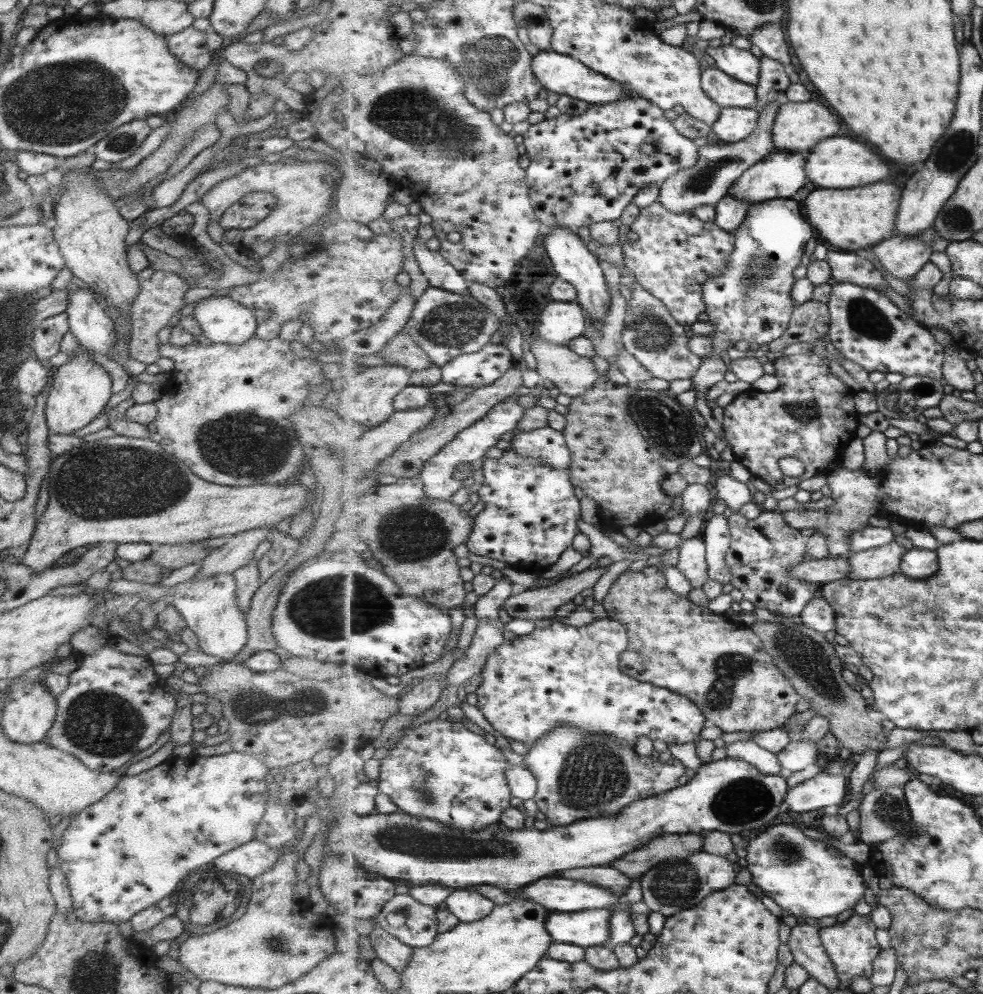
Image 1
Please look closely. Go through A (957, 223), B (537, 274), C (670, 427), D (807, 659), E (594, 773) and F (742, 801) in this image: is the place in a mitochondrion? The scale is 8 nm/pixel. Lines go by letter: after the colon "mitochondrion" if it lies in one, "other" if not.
A: mitochondrion
B: other
C: mitochondrion
D: mitochondrion
E: mitochondrion
F: mitochondrion

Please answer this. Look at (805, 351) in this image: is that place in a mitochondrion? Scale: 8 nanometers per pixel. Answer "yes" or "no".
no

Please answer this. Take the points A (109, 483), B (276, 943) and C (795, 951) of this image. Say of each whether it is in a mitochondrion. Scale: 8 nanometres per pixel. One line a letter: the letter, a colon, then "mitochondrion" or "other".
A: mitochondrion
B: mitochondrion
C: other

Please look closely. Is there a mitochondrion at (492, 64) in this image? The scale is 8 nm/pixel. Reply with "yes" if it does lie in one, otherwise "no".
yes

